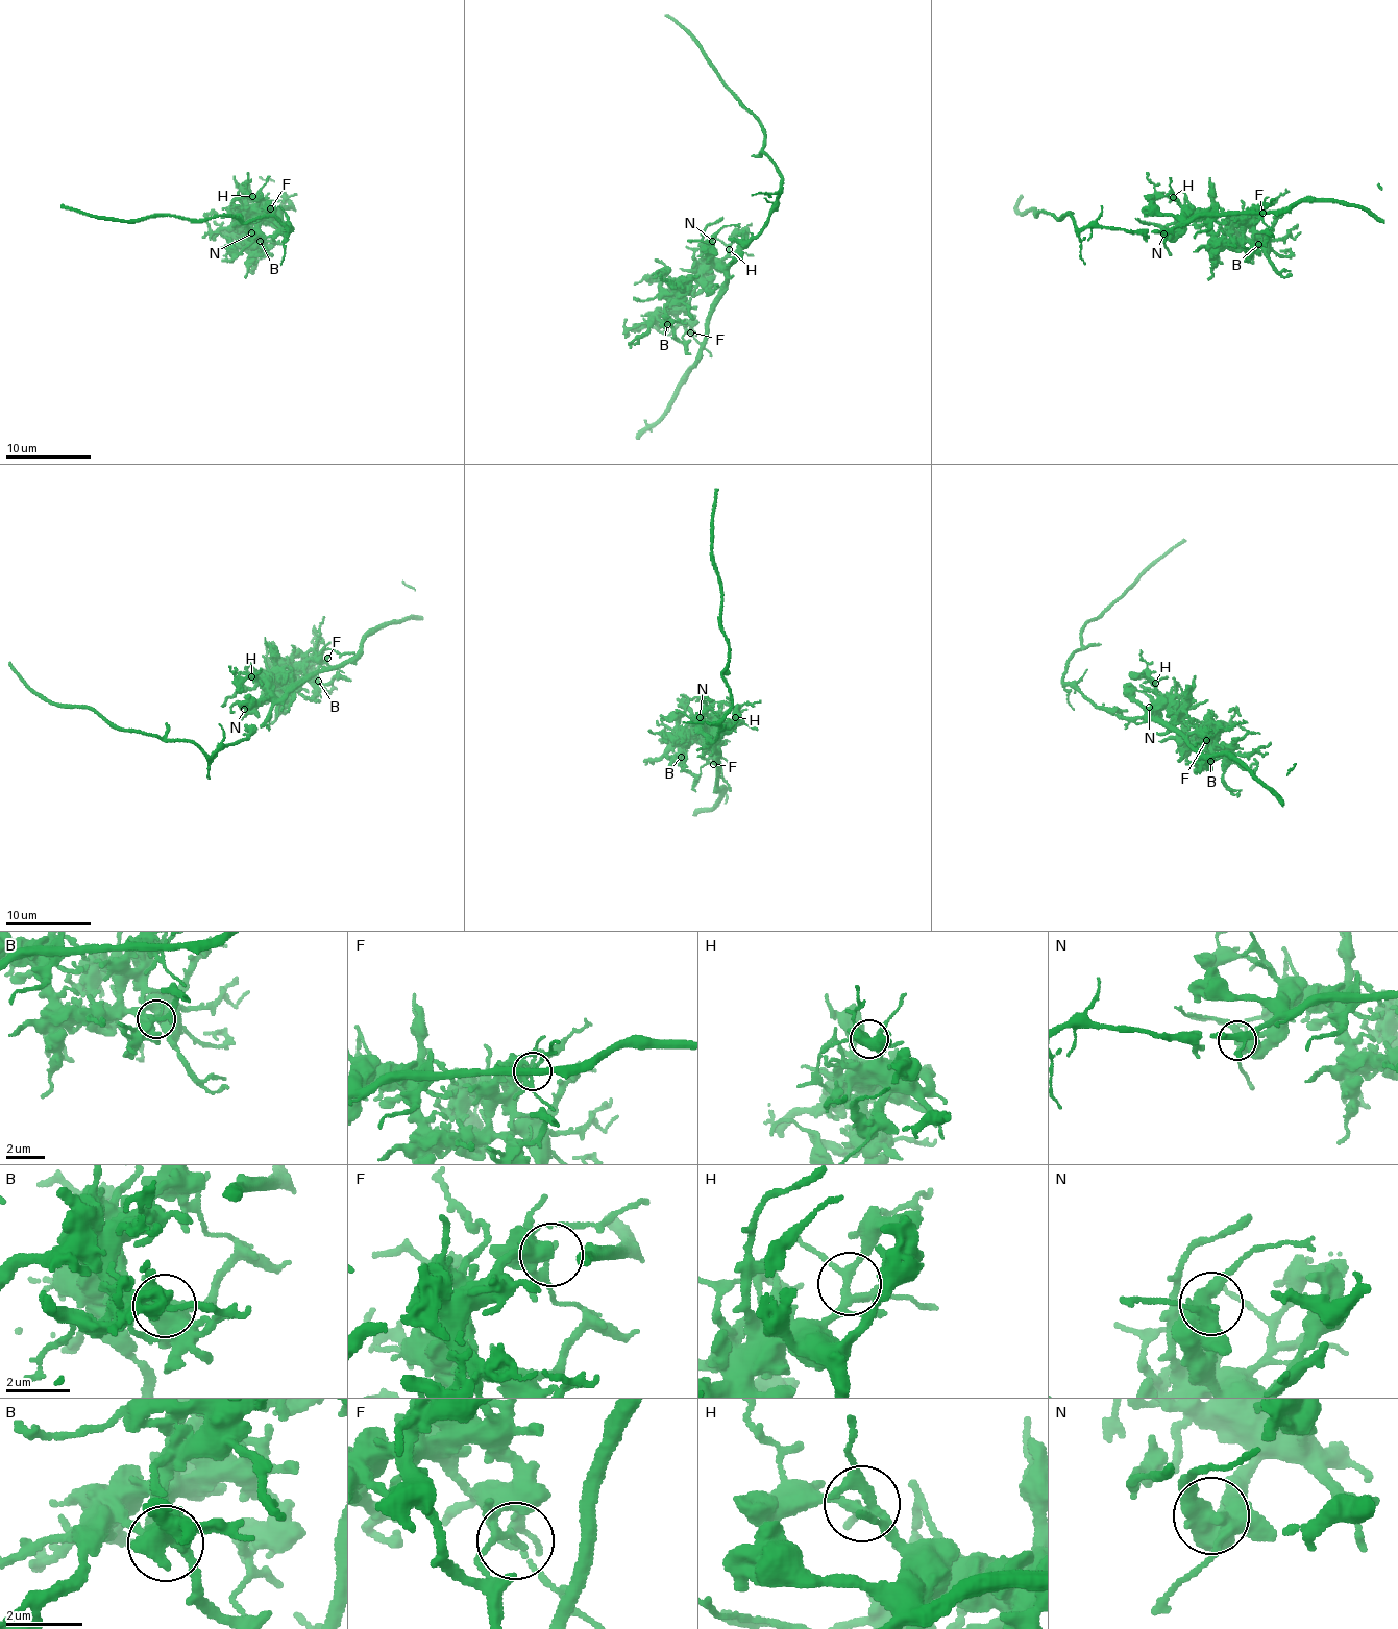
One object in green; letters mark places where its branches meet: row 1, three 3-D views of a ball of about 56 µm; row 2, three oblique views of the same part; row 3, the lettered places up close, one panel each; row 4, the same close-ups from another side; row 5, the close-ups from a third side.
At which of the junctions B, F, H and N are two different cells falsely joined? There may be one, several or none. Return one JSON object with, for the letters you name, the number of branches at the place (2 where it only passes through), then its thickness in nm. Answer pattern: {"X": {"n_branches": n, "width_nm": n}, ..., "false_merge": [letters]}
{"false_merge": []}

